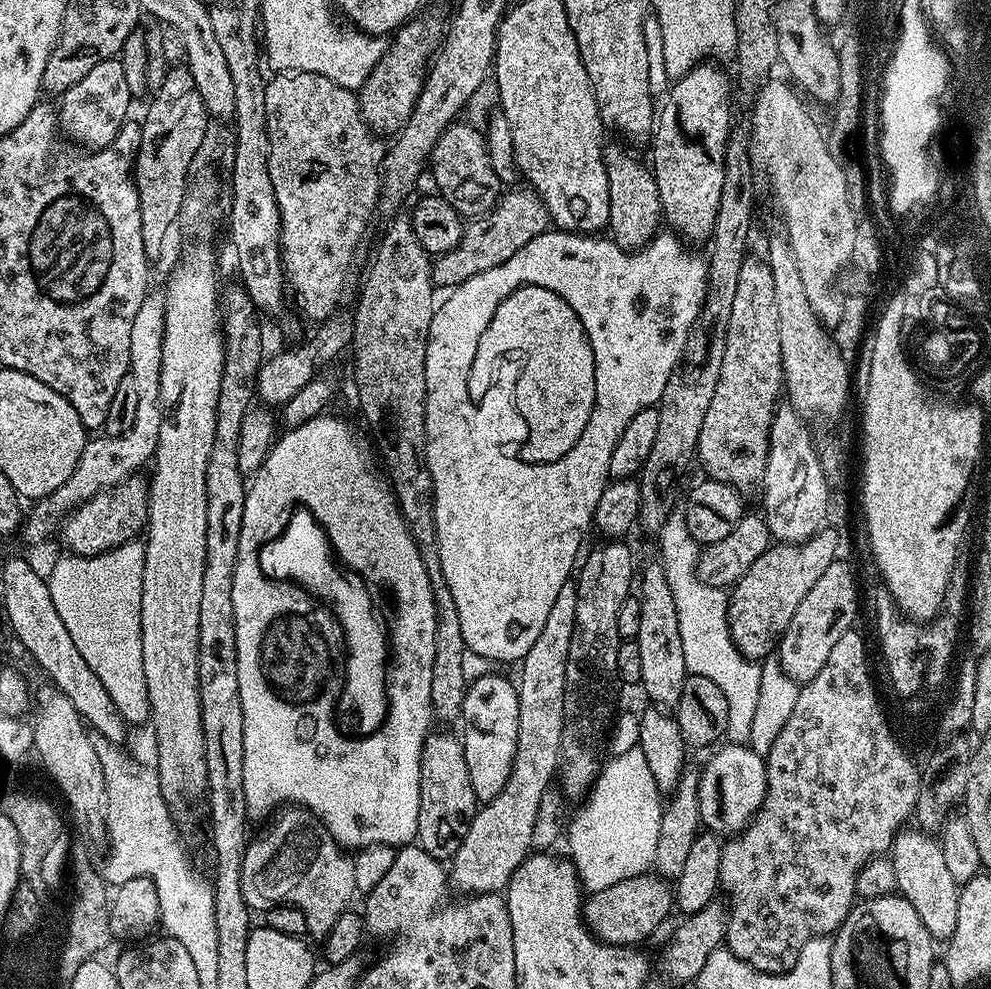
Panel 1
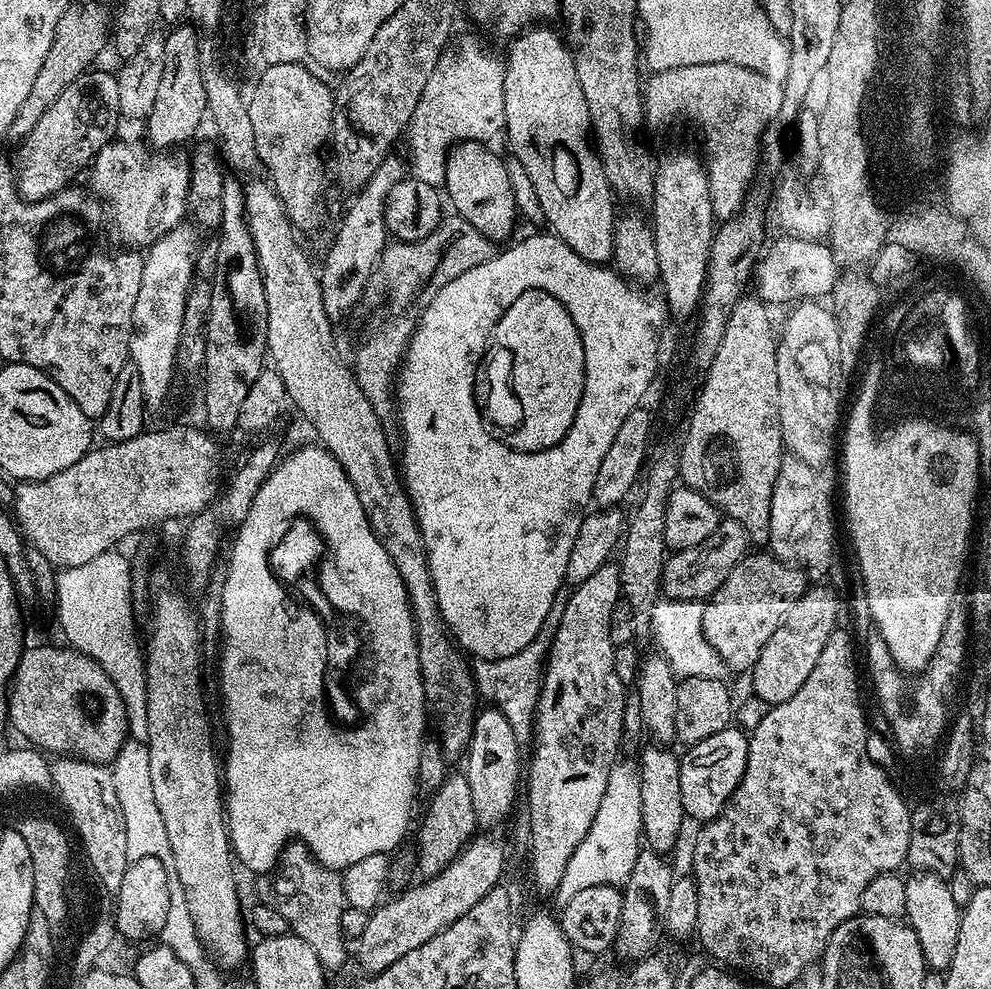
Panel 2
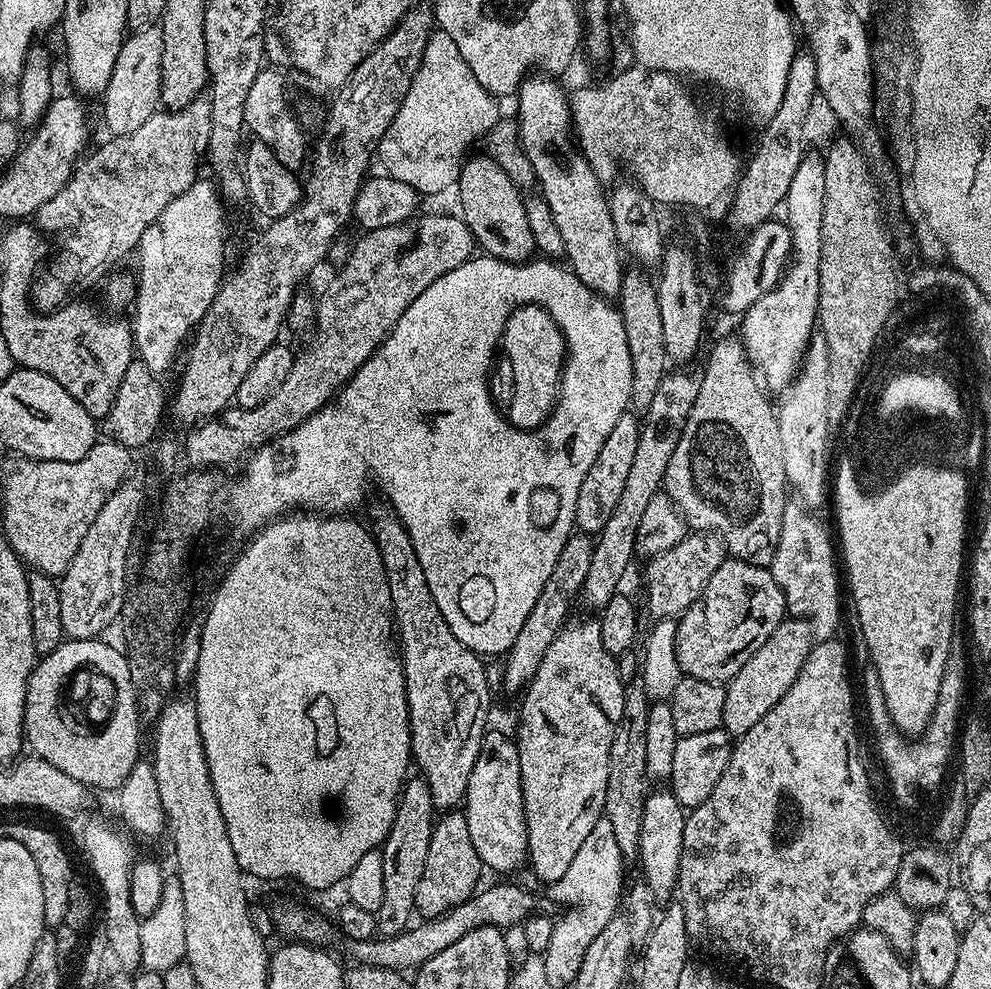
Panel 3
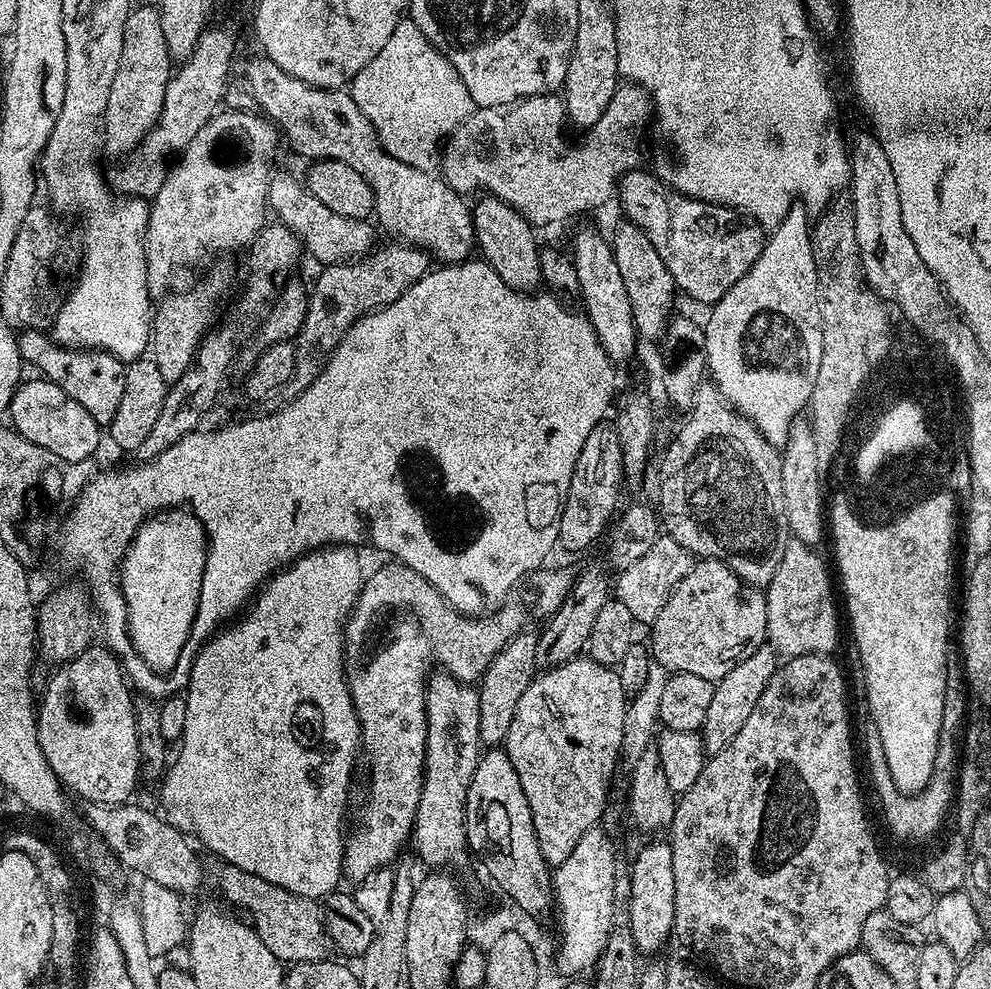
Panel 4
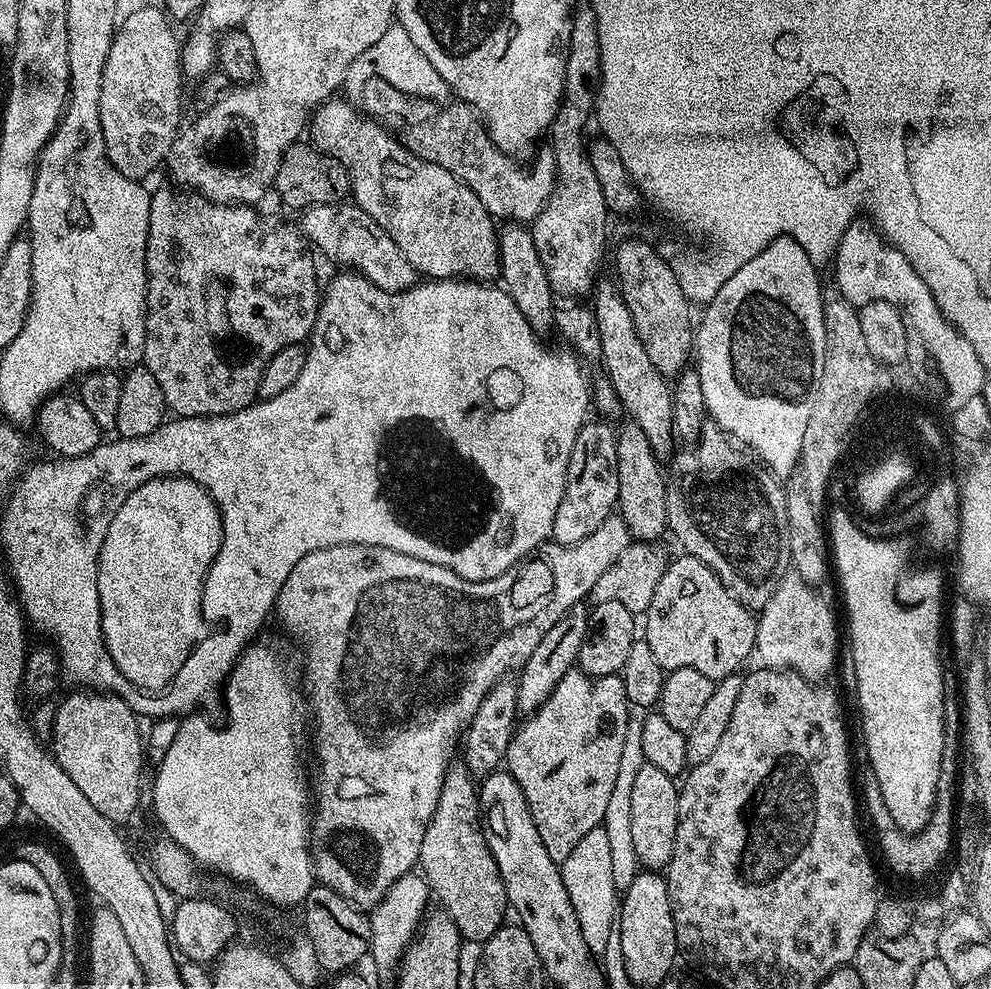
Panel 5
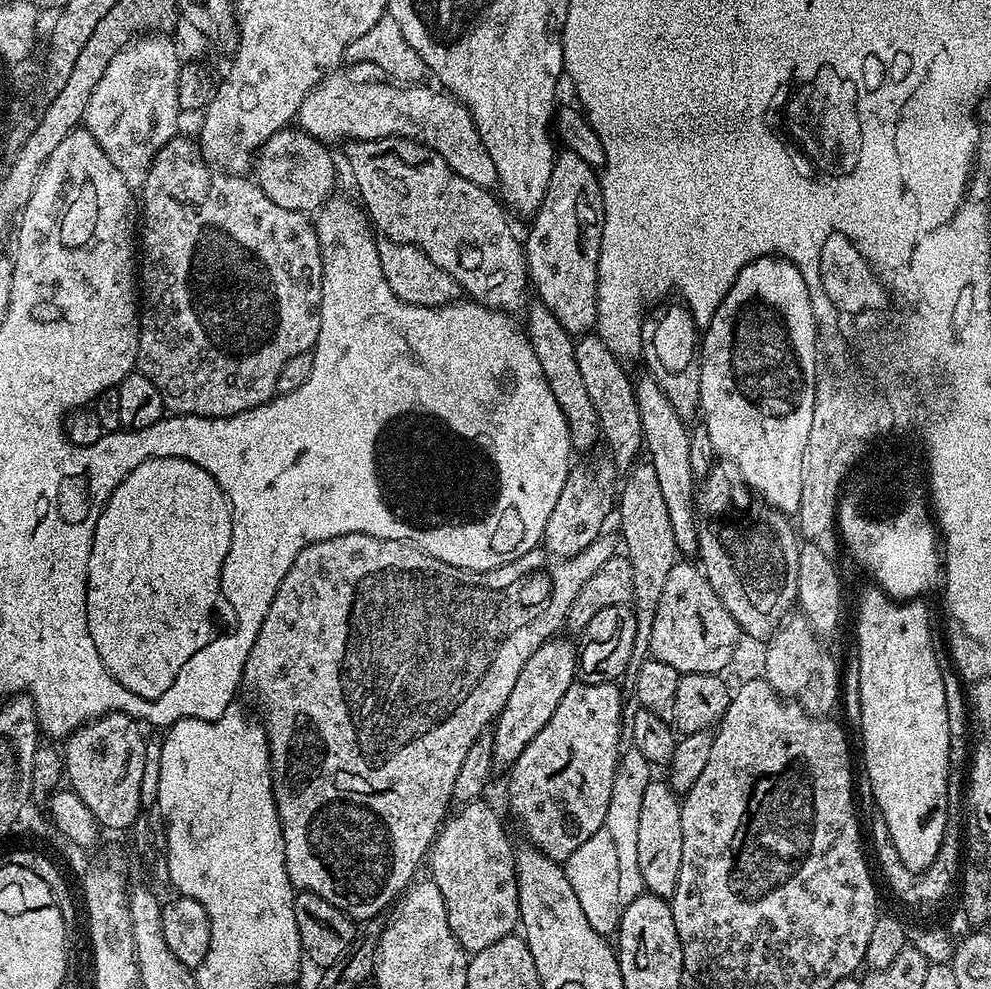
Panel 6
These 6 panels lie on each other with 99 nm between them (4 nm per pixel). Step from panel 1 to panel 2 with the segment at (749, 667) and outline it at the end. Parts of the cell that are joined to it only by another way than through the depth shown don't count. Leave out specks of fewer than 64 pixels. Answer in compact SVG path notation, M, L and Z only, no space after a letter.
M661 598L654 606L652 615L652 639L659 655L670 662L670 670L680 680L701 676L724 680L726 665L724 659L714 650L704 633L704 604L699 600L674 600Z

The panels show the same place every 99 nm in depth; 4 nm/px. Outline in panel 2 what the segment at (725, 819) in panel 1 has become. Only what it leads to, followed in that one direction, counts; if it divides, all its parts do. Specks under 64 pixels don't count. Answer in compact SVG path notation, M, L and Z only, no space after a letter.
M730 726L726 730L718 730L711 738L691 745L688 753L680 756L680 777L678 786L682 786L682 806L685 817L696 819L696 822L713 820L728 804L728 800L734 794L734 790L742 782L742 774L746 770L746 758L748 757L748 736L739 727Z

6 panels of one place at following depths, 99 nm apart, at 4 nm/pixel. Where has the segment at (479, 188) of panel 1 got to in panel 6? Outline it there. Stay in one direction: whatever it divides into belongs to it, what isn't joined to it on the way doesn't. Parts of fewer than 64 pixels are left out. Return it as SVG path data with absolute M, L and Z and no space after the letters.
M529 303L526 308L527 316L528 341L538 358L538 366L542 366L542 374L546 374L546 382L550 386L550 391L554 394L554 399L566 418L573 449L594 447L596 440L598 444L601 439L600 423L598 414L594 414L594 402L590 402L590 394L582 382L582 373L578 370L578 362L574 358L576 340L558 322L558 318L554 318L554 314L545 304Z

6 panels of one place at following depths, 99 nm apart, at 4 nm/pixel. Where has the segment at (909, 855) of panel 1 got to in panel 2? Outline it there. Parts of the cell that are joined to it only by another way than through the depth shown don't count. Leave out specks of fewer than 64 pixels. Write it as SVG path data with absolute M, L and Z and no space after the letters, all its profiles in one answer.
M917 871L916 876L908 876L904 881L906 886L906 922L918 934L918 946L922 946L924 963L931 971L944 972L954 958L954 946L958 946L958 930L960 929L961 909L954 902L954 894L950 894L950 883L943 876L935 876L932 872Z

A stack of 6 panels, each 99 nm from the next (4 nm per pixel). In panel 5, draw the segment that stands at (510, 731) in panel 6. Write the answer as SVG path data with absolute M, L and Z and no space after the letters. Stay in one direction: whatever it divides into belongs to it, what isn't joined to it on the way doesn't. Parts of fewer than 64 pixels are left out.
M578 603L565 616L560 616L554 622L554 626L550 626L550 630L546 630L542 642L538 642L538 646L534 646L534 654L530 654L524 667L519 669L516 680L517 713L531 714L539 710L542 702L546 702L546 698L550 698L554 686L558 686L558 682L567 672L573 671L584 640L587 638L589 613L584 607L583 603Z

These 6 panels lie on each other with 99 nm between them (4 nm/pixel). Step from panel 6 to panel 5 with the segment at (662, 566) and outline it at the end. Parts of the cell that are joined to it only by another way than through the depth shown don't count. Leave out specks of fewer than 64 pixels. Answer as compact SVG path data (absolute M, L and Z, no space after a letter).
M635 422L625 423L625 428L622 427L616 433L616 445L618 446L618 498L616 503L618 505L618 515L620 515L626 522L626 526L632 531L633 537L640 542L656 542L659 541L660 535L665 535L668 532L668 515L666 514L666 506L668 505L668 484L666 483L666 472L660 469L661 457L650 446L650 441L646 439L646 434L642 434L642 430Z

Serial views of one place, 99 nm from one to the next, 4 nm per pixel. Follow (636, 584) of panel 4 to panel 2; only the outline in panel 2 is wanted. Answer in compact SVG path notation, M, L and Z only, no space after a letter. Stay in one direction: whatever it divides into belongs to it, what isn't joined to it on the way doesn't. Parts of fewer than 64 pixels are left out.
M725 519L717 535L693 548L673 551L665 559L663 595L674 600L707 601L716 593L718 586L730 578L730 570L734 570L734 566L738 566L738 562L744 559L748 547L750 548L748 532L738 522Z

